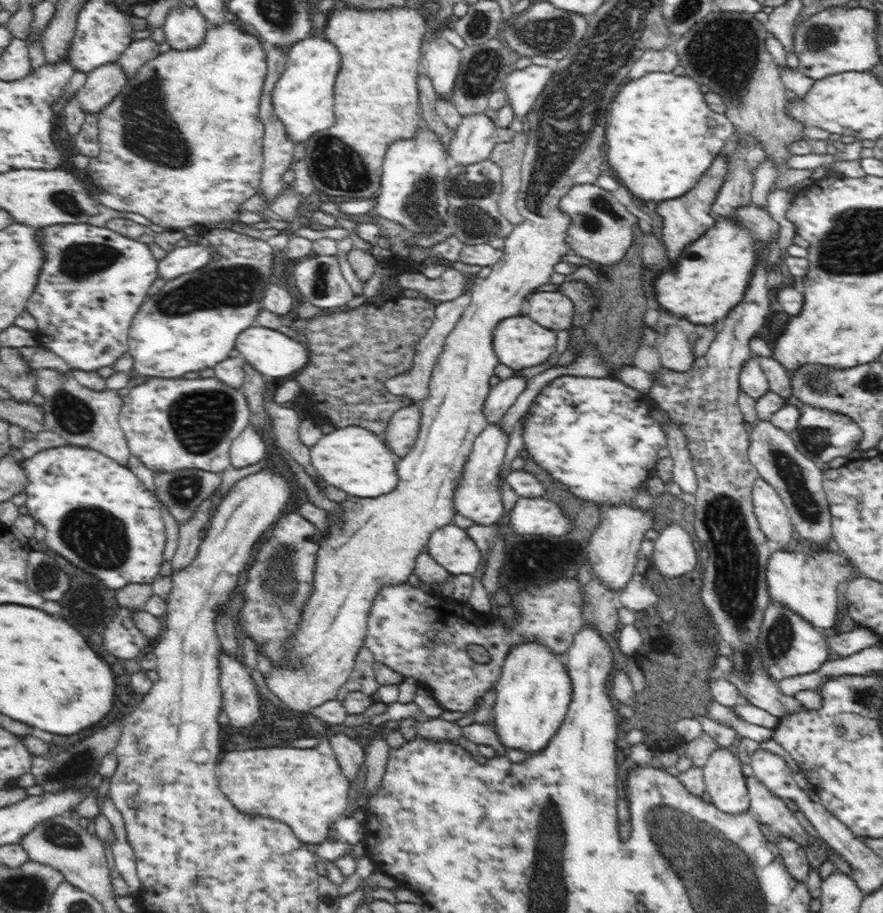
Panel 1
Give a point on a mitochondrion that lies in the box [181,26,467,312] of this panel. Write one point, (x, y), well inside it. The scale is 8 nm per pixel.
(335, 163)

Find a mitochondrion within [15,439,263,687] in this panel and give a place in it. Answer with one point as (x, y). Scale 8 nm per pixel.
(93, 537)

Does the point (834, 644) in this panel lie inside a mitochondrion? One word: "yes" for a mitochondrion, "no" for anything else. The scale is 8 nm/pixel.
no

